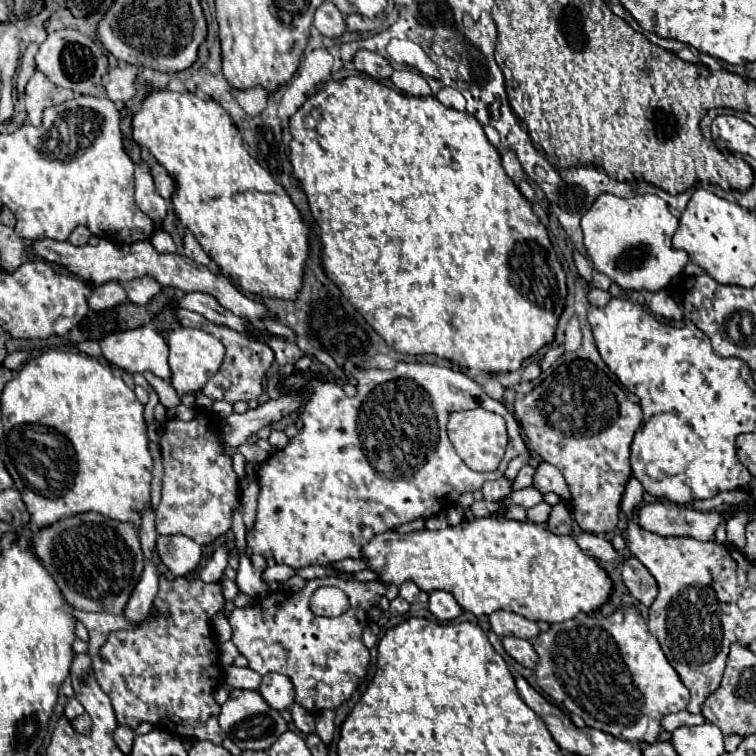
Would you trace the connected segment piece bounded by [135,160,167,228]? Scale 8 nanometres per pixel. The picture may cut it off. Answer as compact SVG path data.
M141 160L135 166L135 202L141 208L141 212L145 212L149 218L153 218L155 226L159 228L161 220L167 214L167 204L165 200L155 192L153 186L153 176L151 176L151 168L145 160Z

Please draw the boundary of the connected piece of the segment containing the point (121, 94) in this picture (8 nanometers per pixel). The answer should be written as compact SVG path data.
M125 66L125 68L111 68L105 74L103 86L107 90L107 96L117 102L117 100L131 100L137 92L137 80L141 76L141 68L139 66Z

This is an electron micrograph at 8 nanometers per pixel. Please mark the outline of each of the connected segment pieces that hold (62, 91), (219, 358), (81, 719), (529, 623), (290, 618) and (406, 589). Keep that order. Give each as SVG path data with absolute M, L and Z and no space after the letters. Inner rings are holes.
M35 70L35 74L29 78L25 88L25 108L27 118L33 126L39 126L43 120L43 110L49 106L59 106L73 98L73 90L55 86L41 70Z
M175 328L169 332L167 344L169 344L169 366L173 372L171 384L177 390L177 394L199 392L209 380L209 376L213 376L219 370L225 356L223 344L213 334L199 328Z
M81 714L81 716L77 716L73 722L73 728L79 732L79 734L89 734L91 732L91 718L87 716L87 714Z
M497 610L489 616L491 630L499 636L517 636L517 638L533 638L539 634L539 626L533 620L527 620L519 614Z
M315 578L299 592L273 592L259 598L249 608L235 608L229 614L229 624L233 628L231 642L249 660L251 670L261 676L269 672L287 676L295 686L295 702L305 710L337 710L367 678L371 656L361 636L369 610L379 604L383 594L385 584L381 582ZM319 586L341 588L349 598L351 608L337 618L315 616L309 610L309 598Z
M407 580L407 582L403 582L401 588L399 588L399 596L401 596L403 600L407 600L409 604L415 604L415 602L427 602L427 596L429 596L429 594L423 592L423 590L419 590L415 582Z

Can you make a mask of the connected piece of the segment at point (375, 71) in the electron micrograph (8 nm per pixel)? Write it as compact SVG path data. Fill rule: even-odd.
M359 50L353 58L353 64L361 74L367 74L375 80L387 80L393 74L389 60L375 54L375 52L369 52L369 50Z

